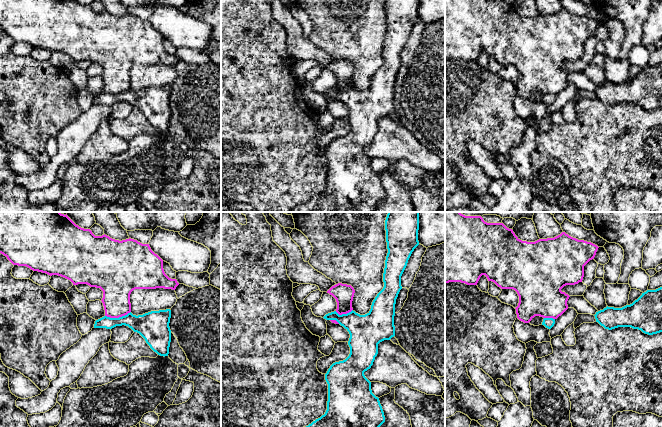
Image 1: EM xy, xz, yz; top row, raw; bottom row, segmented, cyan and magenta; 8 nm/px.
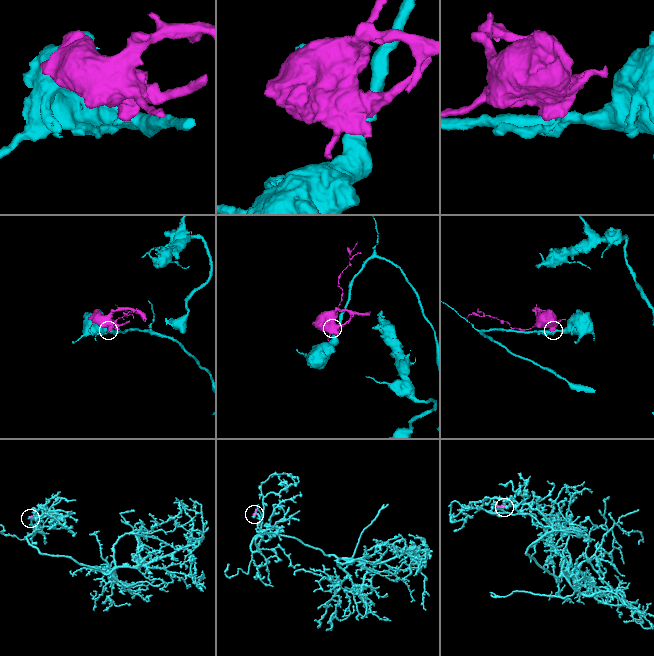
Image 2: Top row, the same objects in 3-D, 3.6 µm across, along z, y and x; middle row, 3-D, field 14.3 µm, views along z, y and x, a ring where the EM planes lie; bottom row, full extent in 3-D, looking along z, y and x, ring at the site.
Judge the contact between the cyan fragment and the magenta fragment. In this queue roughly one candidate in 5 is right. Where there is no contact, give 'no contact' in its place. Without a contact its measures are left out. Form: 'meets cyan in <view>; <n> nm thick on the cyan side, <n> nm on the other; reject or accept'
meets cyan in xy; 190 nm thick on the cyan side, 240 nm on the other; reject

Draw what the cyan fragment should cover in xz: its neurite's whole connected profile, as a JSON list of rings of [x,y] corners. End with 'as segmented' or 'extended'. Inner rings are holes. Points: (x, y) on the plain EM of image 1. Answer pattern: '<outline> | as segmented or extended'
[[[385,0],[388,29],[383,49],[383,65],[372,78],[370,87],[360,91],[355,87],[339,91],[336,87],[326,90],[326,96],[336,96],[350,110],[349,132],[333,139],[325,150],[328,160],[327,186],[324,191],[291,212],[374,212],[385,198],[379,174],[371,166],[371,158],[364,148],[371,144],[378,130],[378,120],[395,112],[394,92],[396,75],[401,62],[401,52],[408,36],[419,21],[419,0]]] | as segmented

